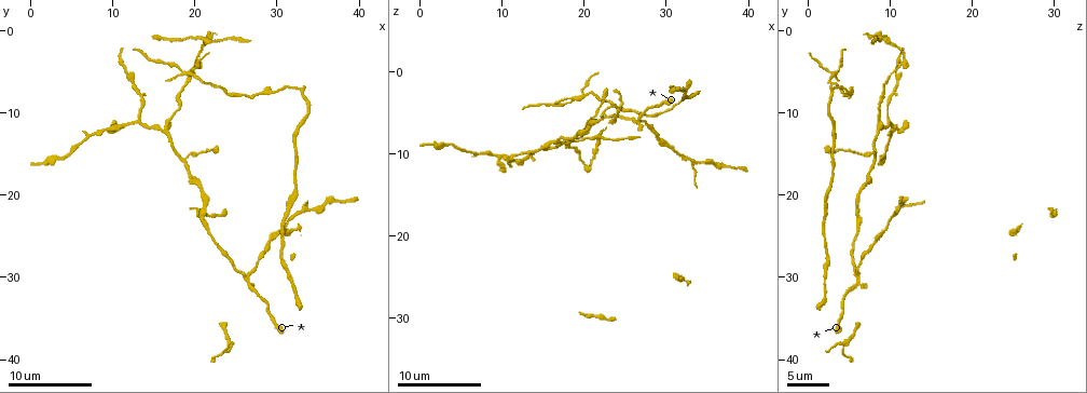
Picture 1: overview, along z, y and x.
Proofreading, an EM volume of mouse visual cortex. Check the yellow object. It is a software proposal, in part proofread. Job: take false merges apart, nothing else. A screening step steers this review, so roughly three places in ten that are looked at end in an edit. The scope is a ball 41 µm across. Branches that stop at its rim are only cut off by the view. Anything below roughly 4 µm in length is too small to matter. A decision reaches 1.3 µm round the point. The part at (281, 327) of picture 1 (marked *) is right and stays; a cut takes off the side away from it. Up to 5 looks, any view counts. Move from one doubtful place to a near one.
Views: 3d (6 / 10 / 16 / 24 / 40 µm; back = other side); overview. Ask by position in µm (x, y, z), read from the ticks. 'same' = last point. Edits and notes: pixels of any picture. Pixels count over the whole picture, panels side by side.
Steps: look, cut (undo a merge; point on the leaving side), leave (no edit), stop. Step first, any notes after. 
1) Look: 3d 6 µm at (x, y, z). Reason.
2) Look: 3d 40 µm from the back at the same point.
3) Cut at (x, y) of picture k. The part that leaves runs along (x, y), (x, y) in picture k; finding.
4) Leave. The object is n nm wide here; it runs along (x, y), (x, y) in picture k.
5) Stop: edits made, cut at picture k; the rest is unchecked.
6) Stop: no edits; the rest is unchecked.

Look: 3d 10 µm at (26.2, 29.8, 6.0). Three-way junction.

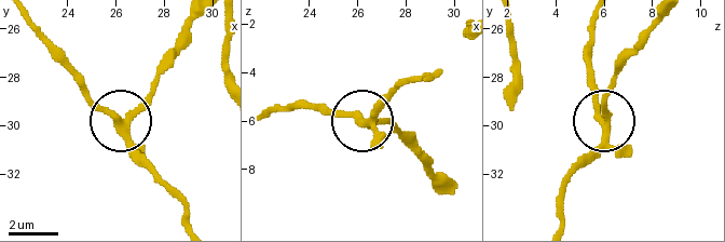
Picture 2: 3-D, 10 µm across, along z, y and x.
Leave. The object is 280 nm wide here; it runs along (561, 224), (563, 186), (602, 136), (604, 99), (614, 77) in picture 2; continuous, no second neuron.

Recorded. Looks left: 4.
Look: 3d 10 µm at (33.2, 21.6, 11.4). A fork.

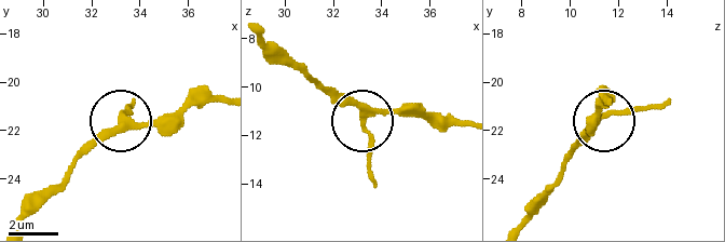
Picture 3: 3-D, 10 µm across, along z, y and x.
Leave. 3 arms meet here; continuous, no second neuron.

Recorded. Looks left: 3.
Look: 3d 10 µm at (19.0, 15.8, 8.0). A fork.

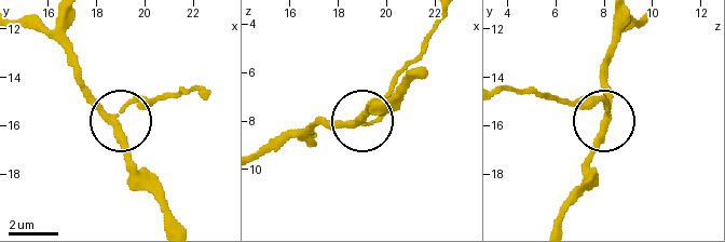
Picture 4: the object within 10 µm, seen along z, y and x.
Leave. 3 arms meet here; continuous, no second neuron.

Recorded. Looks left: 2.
Stop: no edits; the rest is unchecked.

